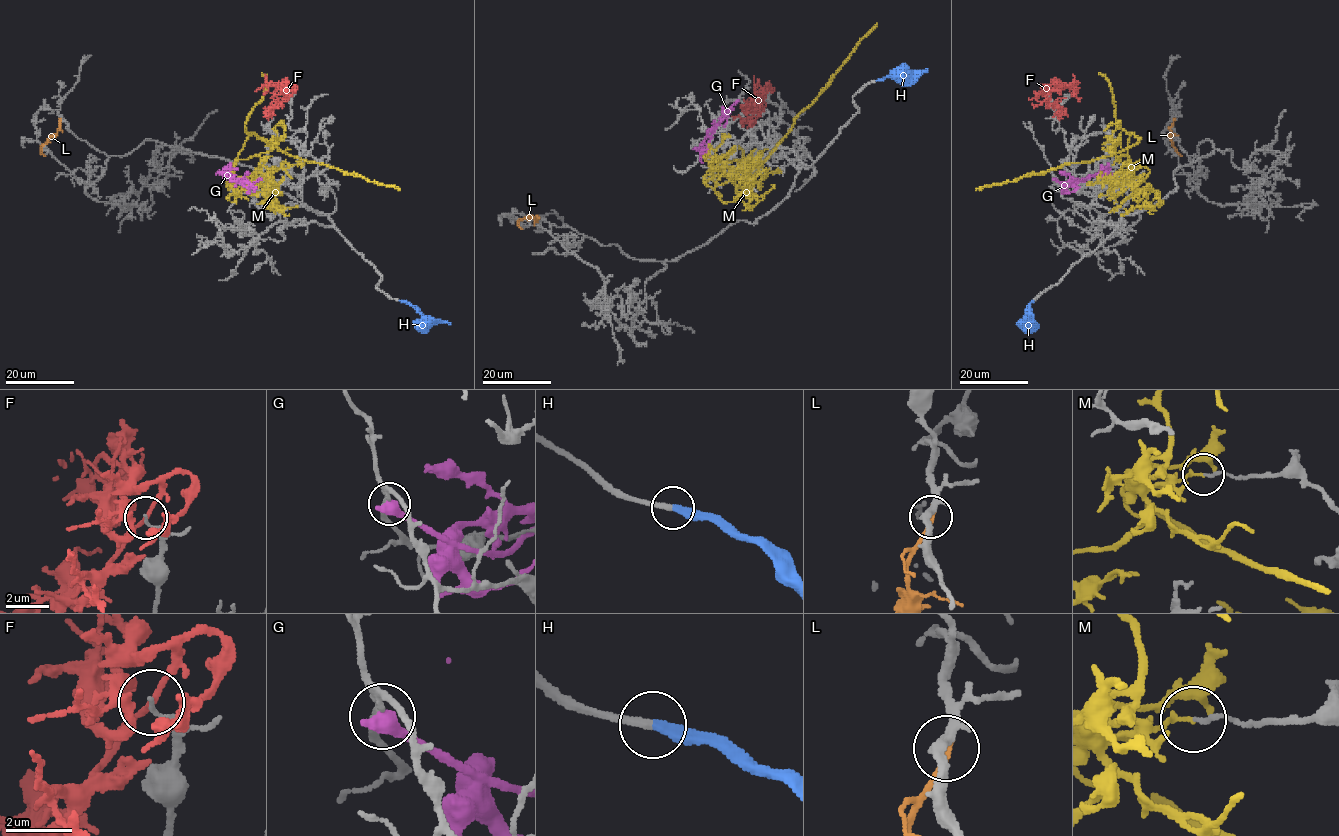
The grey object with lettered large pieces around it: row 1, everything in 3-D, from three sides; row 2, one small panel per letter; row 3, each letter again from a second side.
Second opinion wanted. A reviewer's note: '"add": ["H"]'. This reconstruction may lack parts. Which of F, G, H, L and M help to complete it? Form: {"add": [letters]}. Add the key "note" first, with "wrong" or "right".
{"note": "right", "add": ["H"]}

